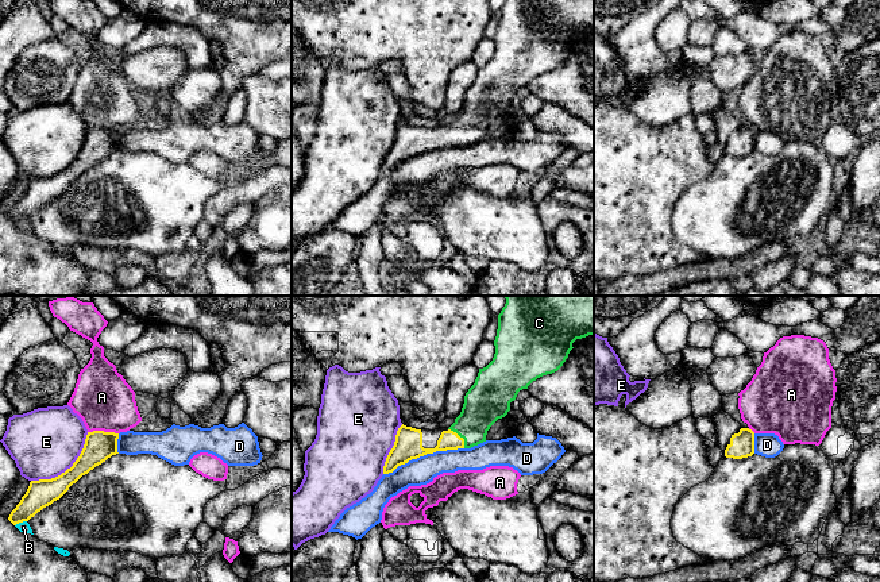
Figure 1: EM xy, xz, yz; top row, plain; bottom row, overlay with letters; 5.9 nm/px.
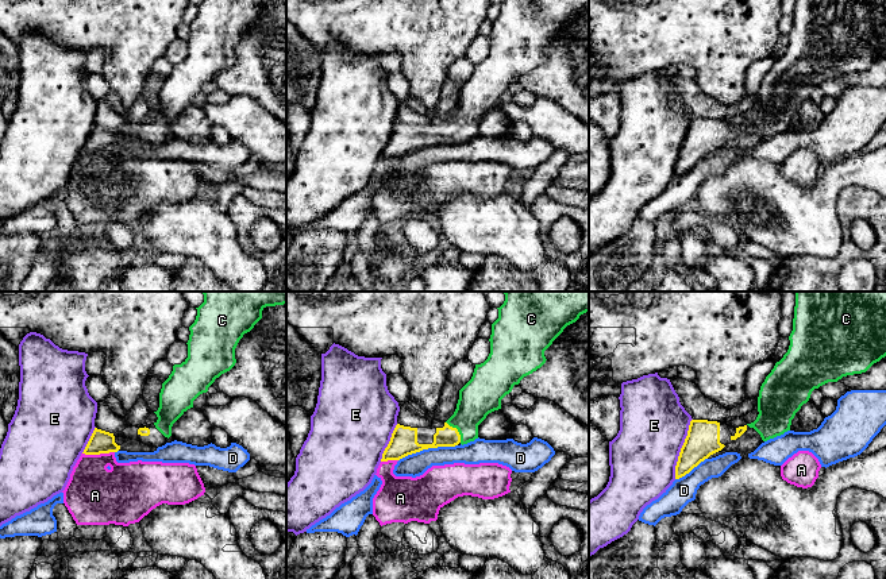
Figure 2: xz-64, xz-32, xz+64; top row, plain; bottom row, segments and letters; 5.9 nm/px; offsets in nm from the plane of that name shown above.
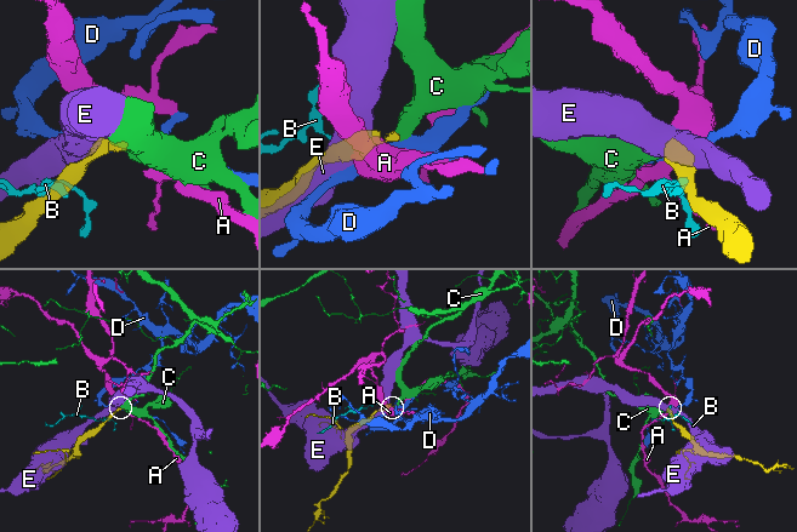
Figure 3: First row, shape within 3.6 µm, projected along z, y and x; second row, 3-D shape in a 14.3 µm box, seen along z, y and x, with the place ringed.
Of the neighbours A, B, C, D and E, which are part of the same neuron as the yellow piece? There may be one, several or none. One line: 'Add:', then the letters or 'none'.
Add: C

